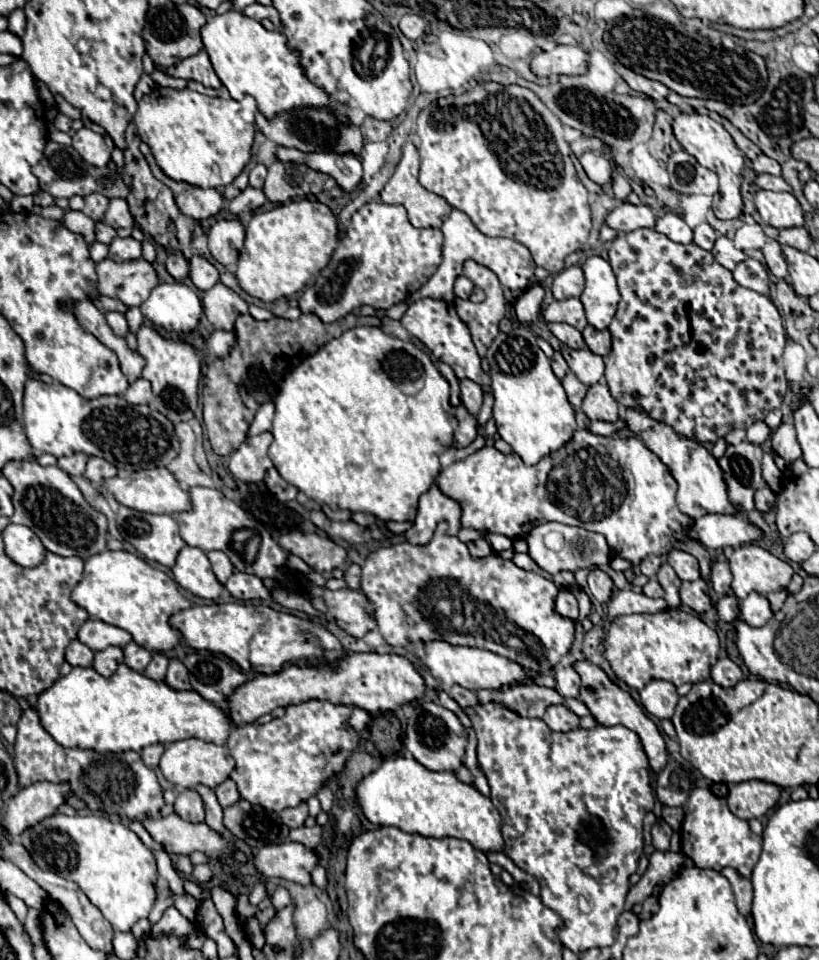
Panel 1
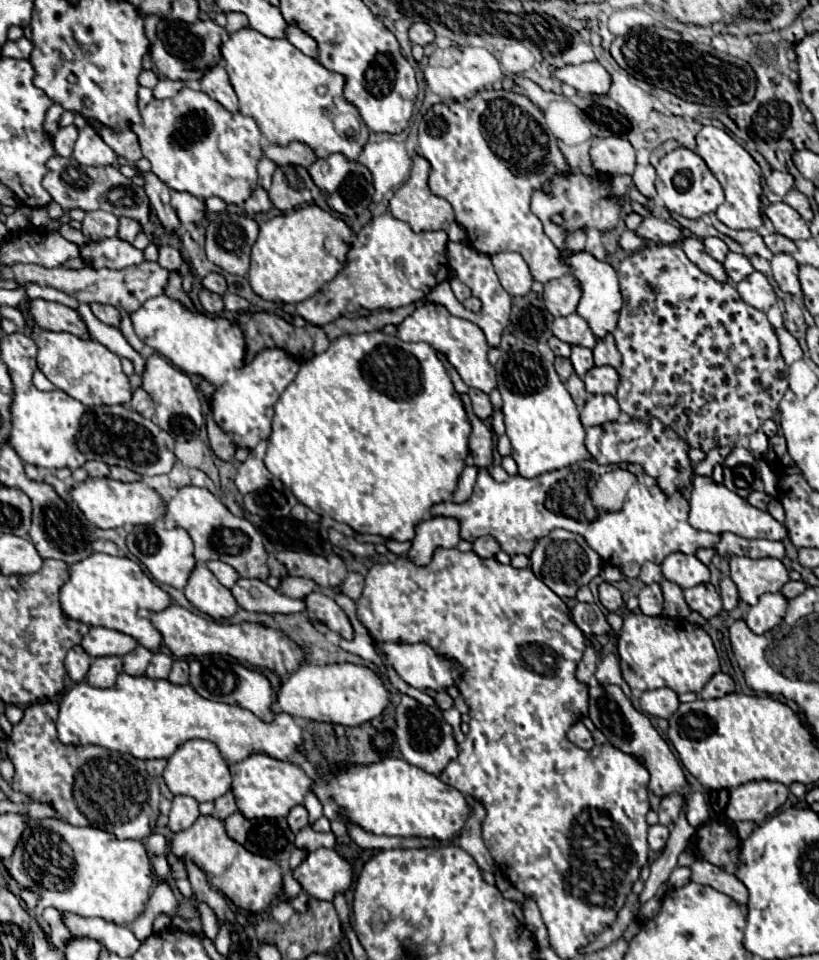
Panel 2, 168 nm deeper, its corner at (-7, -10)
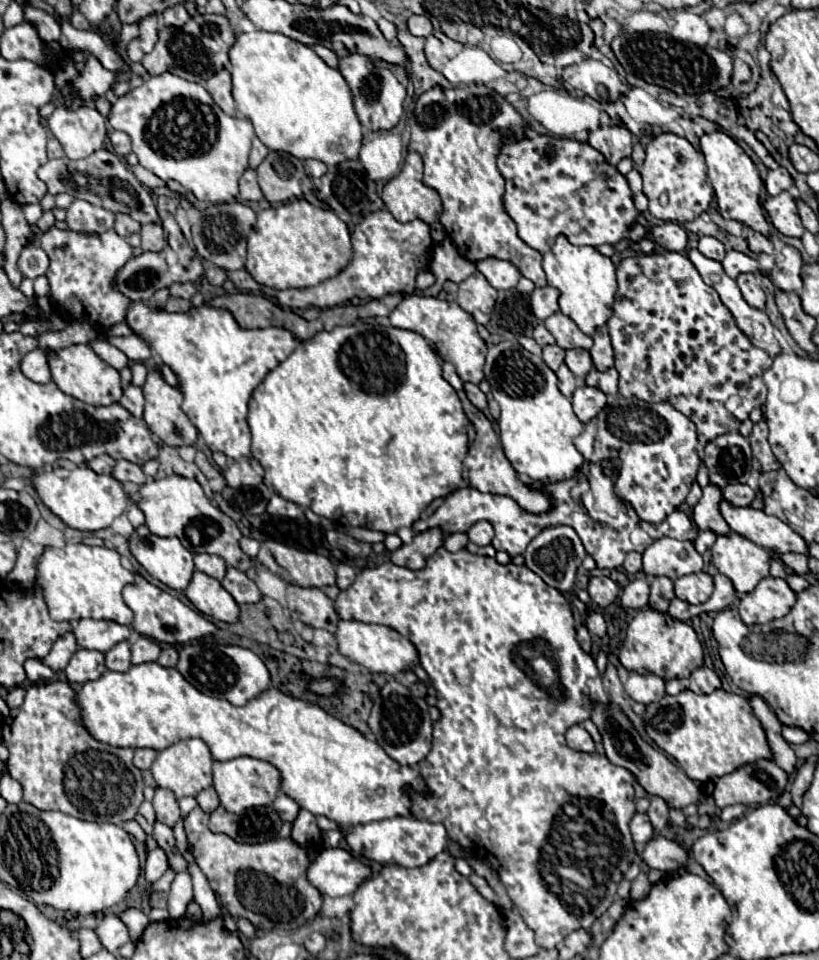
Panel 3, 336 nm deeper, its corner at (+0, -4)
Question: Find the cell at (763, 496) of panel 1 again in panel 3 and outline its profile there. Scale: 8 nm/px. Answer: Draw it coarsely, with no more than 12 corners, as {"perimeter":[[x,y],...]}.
{"perimeter":[[737,483],[723,489],[723,497],[743,507],[753,501],[755,491]]}

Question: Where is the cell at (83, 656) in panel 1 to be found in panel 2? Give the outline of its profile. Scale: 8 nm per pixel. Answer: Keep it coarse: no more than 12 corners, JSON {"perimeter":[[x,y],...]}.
{"perimeter":[[74,645],[66,659],[66,673],[74,683],[84,681],[90,655]]}

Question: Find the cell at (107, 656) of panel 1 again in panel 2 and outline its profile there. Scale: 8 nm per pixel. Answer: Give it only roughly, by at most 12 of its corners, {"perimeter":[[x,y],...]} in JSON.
{"perimeter":[[96,657],[86,673],[92,687],[112,687],[120,657]]}

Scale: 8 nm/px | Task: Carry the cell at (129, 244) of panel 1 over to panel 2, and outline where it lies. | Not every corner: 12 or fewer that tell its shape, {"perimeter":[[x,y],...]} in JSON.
{"perimeter":[[120,237],[80,245],[80,259],[94,269],[140,265],[140,249]]}

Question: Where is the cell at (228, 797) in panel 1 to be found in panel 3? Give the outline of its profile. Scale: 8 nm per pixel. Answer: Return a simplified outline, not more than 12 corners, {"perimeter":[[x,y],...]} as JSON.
{"perimeter":[[213,787],[197,795],[197,803],[205,813],[219,807]]}

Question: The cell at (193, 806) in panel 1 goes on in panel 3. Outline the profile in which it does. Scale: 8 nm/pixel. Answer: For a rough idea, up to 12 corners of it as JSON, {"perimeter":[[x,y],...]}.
{"perimeter":[[155,789],[157,821],[173,827],[181,819],[179,801],[169,789]]}

